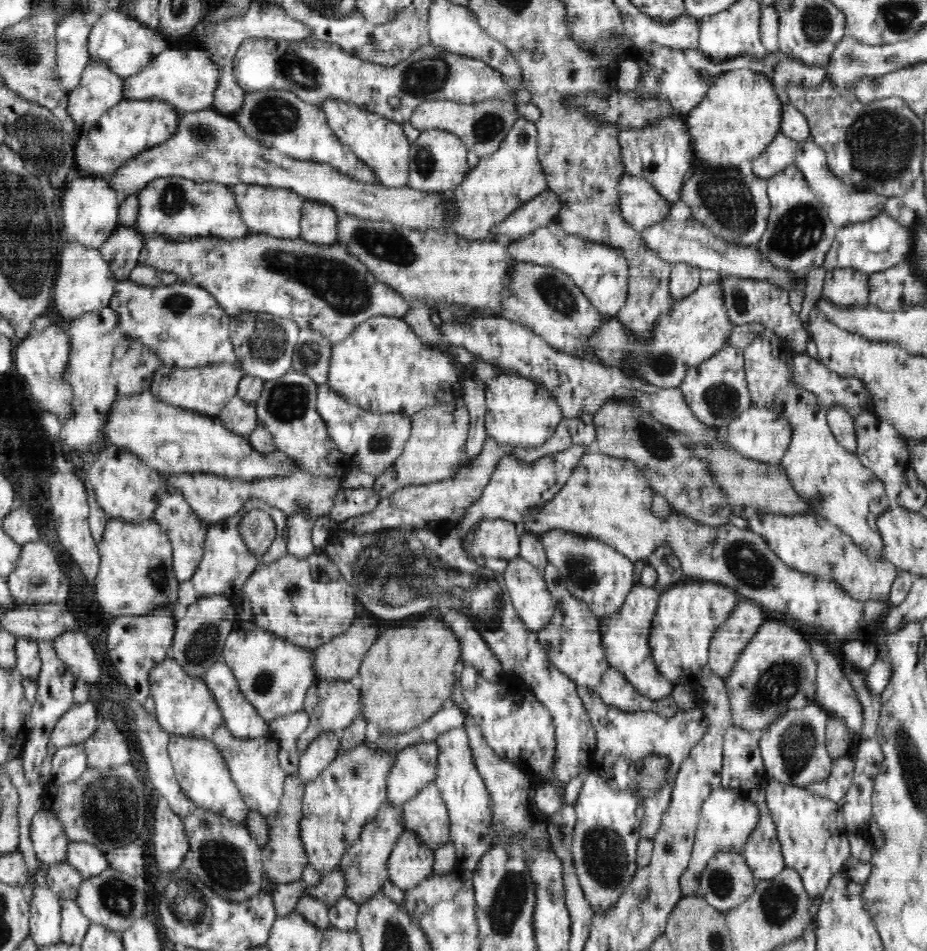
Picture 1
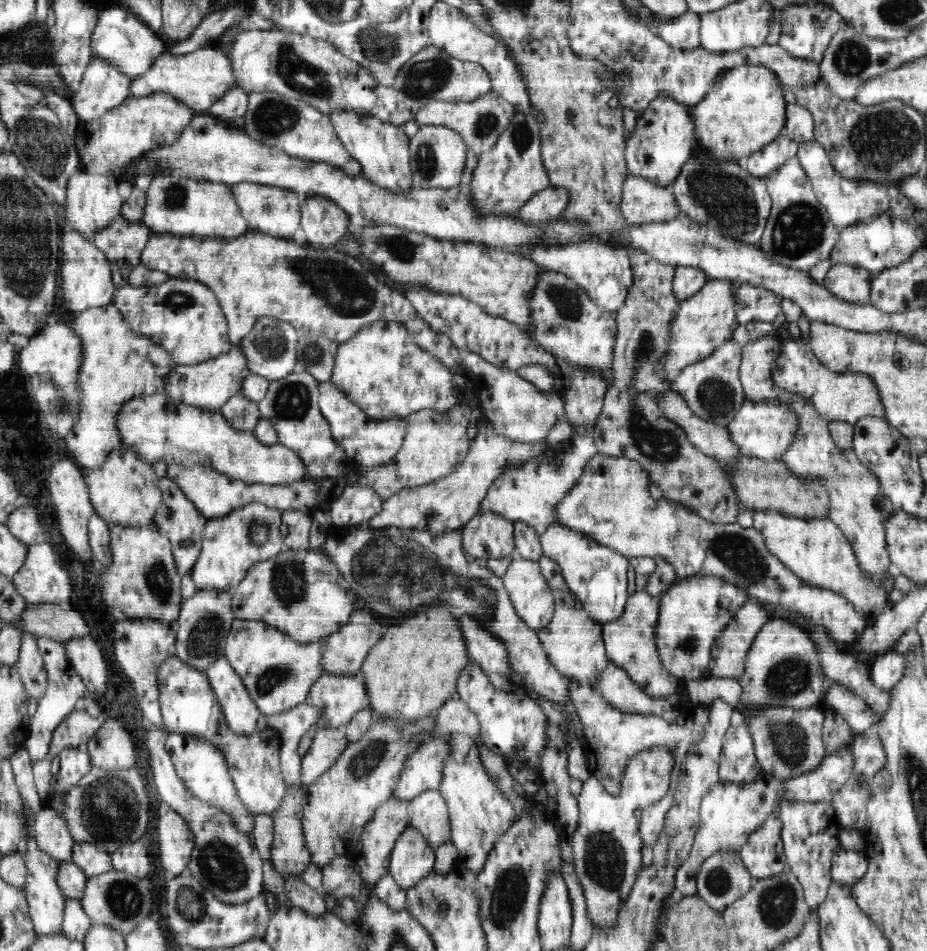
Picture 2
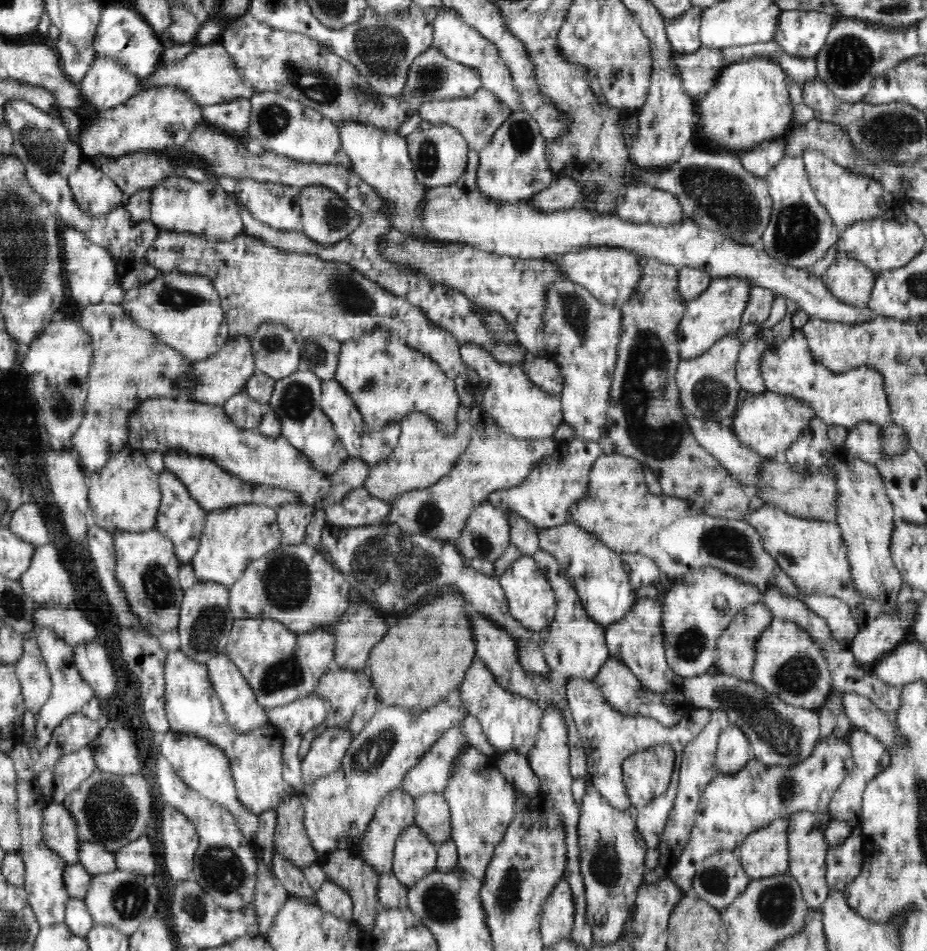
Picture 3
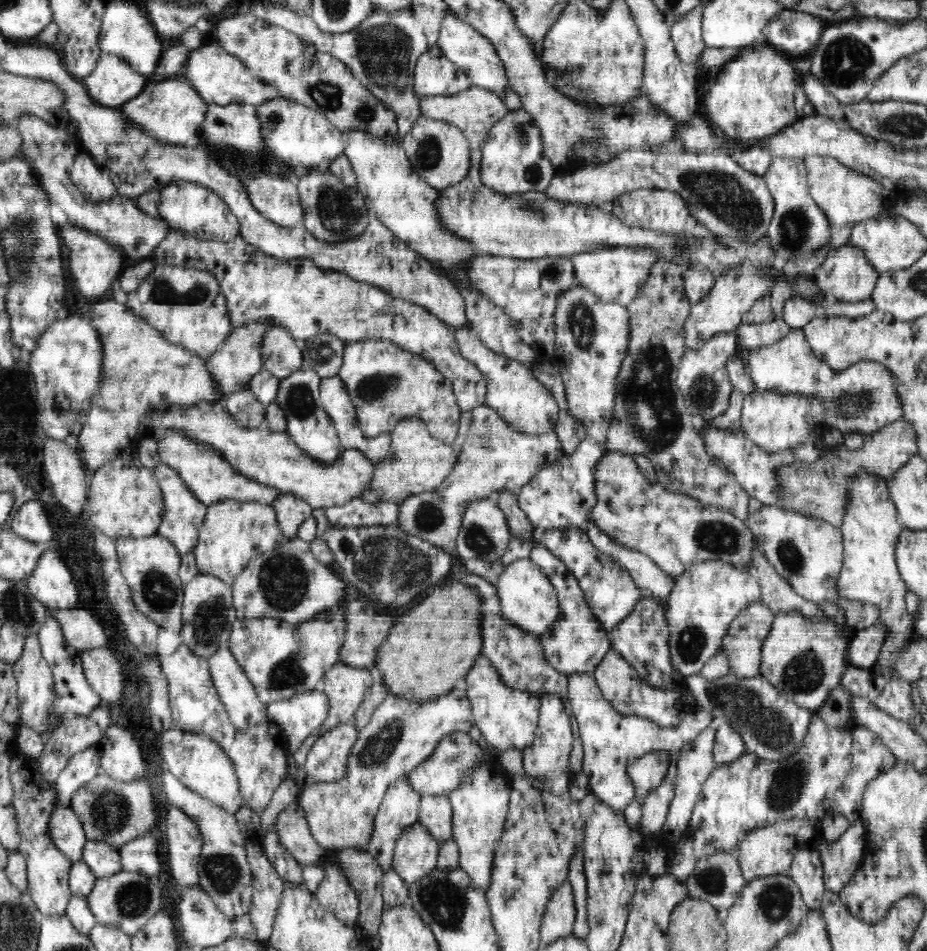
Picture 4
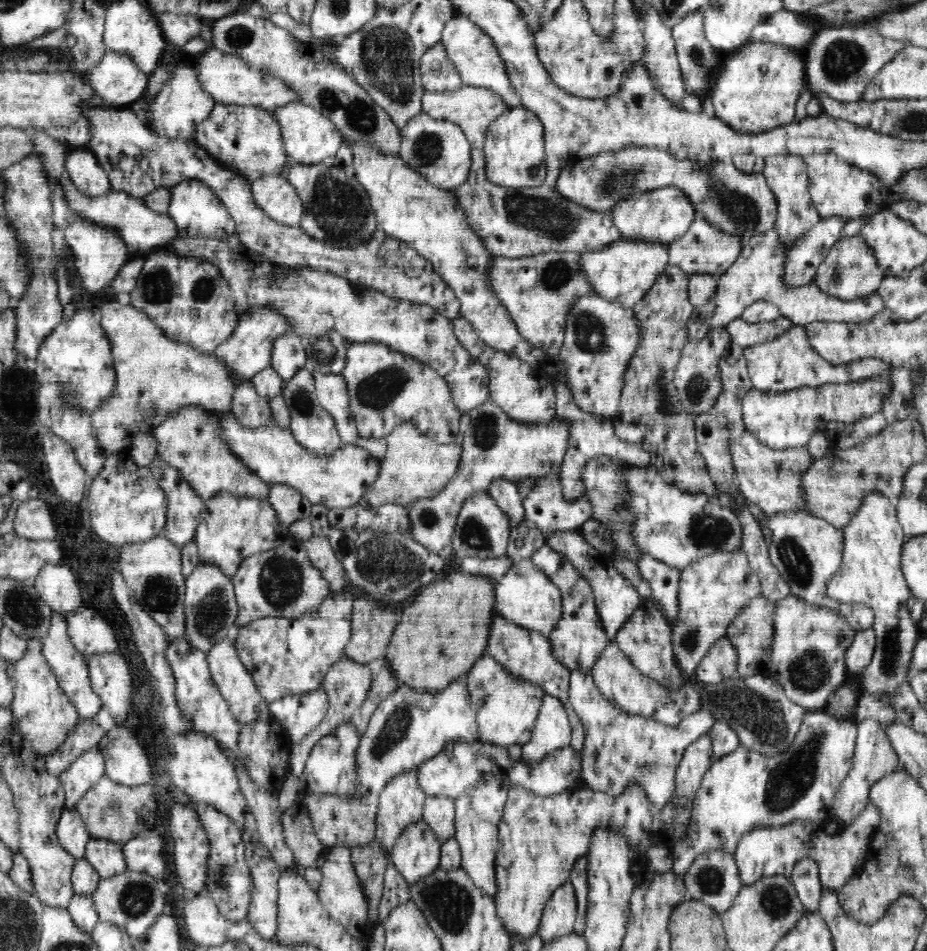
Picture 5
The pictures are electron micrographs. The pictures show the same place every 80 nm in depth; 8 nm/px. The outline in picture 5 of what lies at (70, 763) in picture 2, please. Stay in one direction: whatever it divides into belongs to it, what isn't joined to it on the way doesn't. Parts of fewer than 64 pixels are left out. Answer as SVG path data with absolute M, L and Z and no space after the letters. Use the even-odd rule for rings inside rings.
M94 749L81 754L59 774L64 785L65 808L74 809L81 796L105 774L105 760L100 752Z

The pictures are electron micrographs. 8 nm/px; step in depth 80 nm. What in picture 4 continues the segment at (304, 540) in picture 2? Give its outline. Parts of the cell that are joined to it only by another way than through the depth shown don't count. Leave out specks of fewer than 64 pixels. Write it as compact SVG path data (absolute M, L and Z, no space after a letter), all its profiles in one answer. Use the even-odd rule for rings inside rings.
M279 492L272 502L278 520L279 528L284 533L285 540L295 539L298 527L306 519L312 517L313 508L304 499L292 494Z

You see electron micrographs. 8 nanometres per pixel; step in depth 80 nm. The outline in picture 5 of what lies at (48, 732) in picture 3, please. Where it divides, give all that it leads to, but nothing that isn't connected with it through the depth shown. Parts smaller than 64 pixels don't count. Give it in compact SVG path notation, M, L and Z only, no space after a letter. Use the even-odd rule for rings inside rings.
M52 613L50 626L42 643L43 655L50 665L52 672L55 674L59 687L70 697L78 714L82 719L97 720L96 716L101 708L101 700L91 687L87 658L71 641L70 635L68 634L67 620L63 613Z

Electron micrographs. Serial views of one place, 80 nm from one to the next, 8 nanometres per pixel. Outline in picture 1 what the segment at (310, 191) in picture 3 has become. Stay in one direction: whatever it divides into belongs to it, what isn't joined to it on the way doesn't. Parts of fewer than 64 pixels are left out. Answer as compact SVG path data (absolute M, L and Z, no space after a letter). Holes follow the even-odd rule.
M304 200L301 237L304 241L317 245L331 245L338 241L337 224L340 214L329 204Z

